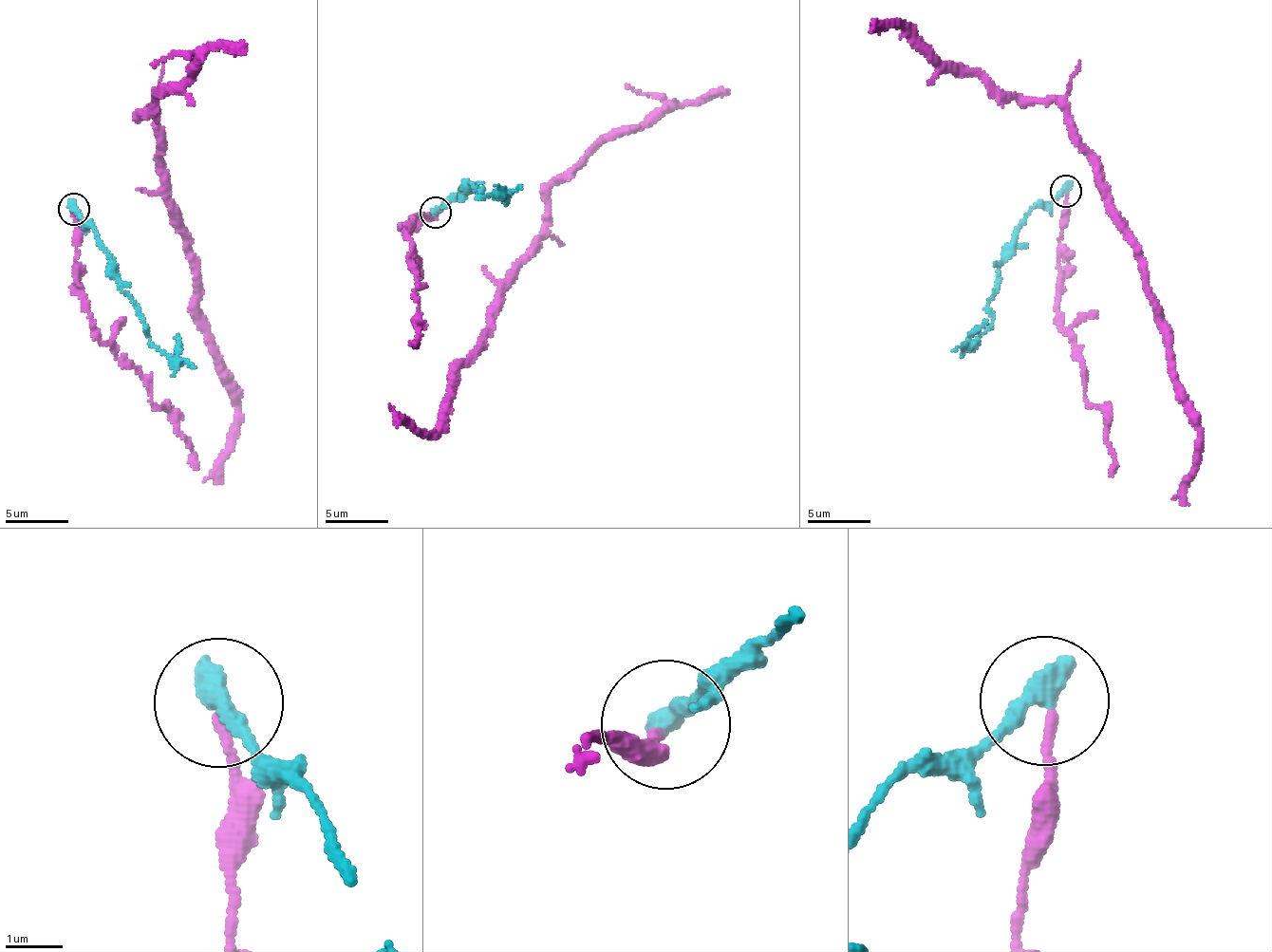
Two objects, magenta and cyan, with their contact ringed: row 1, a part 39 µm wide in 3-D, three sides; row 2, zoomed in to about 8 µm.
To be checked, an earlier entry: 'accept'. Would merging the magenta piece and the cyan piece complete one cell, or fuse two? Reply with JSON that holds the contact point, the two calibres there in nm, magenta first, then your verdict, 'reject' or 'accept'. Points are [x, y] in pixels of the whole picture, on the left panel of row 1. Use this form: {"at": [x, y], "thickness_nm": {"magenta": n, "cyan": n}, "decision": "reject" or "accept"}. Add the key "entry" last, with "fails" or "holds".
{"at": [73, 209], "thickness_nm": {"magenta": 170, "cyan": 460}, "decision": "reject", "entry": "fails"}

